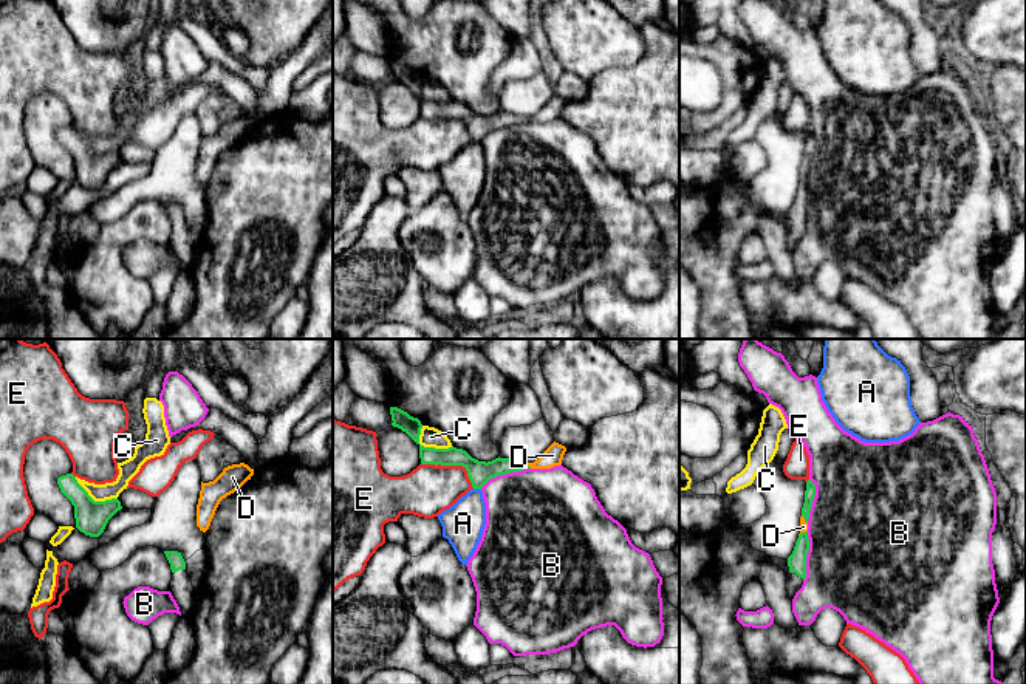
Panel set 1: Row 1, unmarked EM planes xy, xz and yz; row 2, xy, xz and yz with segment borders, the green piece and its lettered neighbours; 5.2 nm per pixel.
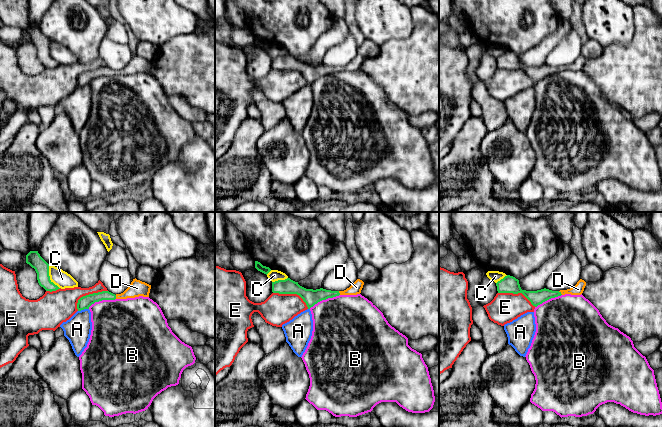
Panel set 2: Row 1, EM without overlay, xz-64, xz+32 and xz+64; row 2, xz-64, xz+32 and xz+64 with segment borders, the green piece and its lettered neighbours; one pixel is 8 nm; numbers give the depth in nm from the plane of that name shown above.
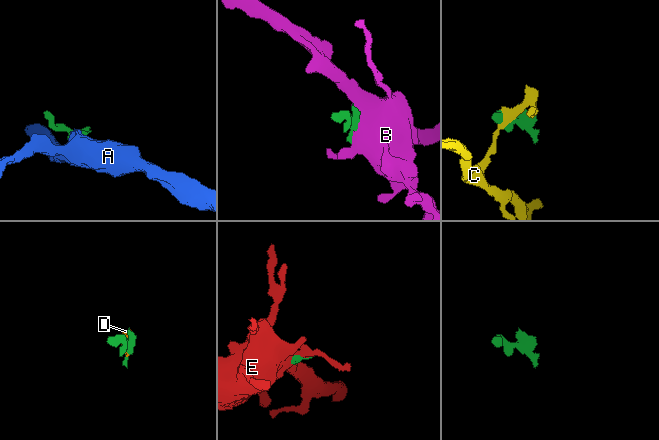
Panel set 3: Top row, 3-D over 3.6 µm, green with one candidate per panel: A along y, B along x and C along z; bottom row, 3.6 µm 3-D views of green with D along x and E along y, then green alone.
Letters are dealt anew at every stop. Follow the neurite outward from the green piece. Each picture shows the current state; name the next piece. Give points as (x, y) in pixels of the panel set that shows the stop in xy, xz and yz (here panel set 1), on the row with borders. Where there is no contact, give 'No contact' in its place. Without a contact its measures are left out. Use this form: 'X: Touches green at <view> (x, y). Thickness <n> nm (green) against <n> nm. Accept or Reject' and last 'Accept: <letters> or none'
A: Touches green at xz (477, 488). Thickness 120 nm (green) against 220 nm. Reject
B: Touches green at yz (807, 554). Thickness 100 nm (green) against 500 nm. Reject
C: Touches green at xz (427, 448). Thickness 100 nm (green) against 110 nm. Reject
D: Touches green at yz (803, 517). Thickness 60 nm (green) against 50 nm. Accept
E: Touches green at xz (452, 465). Thickness 120 nm (green) against 260 nm. Reject
Accept: D

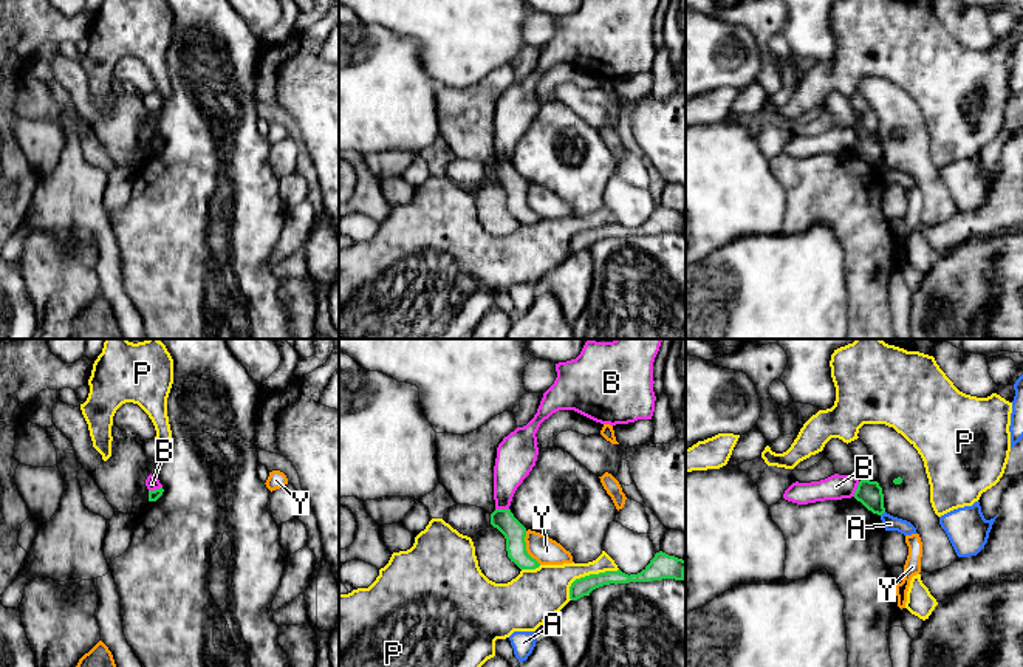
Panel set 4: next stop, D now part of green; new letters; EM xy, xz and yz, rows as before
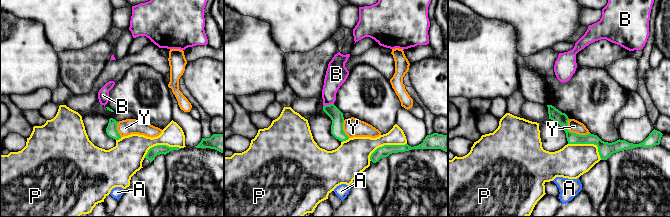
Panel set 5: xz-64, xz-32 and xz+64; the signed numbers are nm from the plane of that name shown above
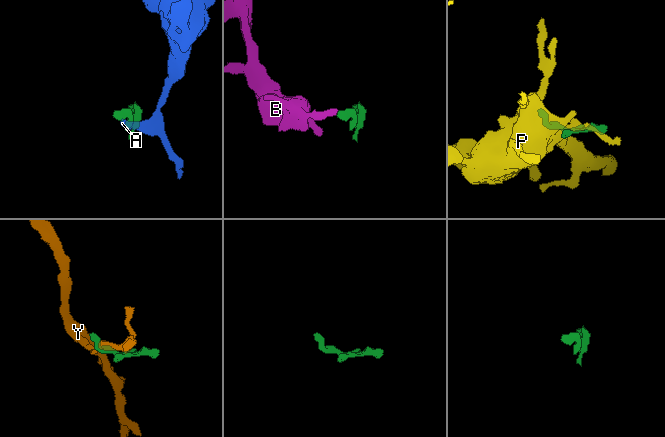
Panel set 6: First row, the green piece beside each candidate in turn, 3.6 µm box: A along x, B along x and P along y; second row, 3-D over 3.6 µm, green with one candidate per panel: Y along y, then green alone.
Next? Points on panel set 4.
A: Touches green at yz (882, 513). Thickness 130 nm (green) against 80 nm. Reject
B: Touches green at yz (856, 489). Thickness 130 nm (green) against 130 nm. Reject
P: Touches green at xz (587, 576). Thickness 100 nm (green) against 260 nm. Reject
Y: Touches green at xz (525, 548). Thickness 120 nm (green) against 140 nm. Reject
Accept: none

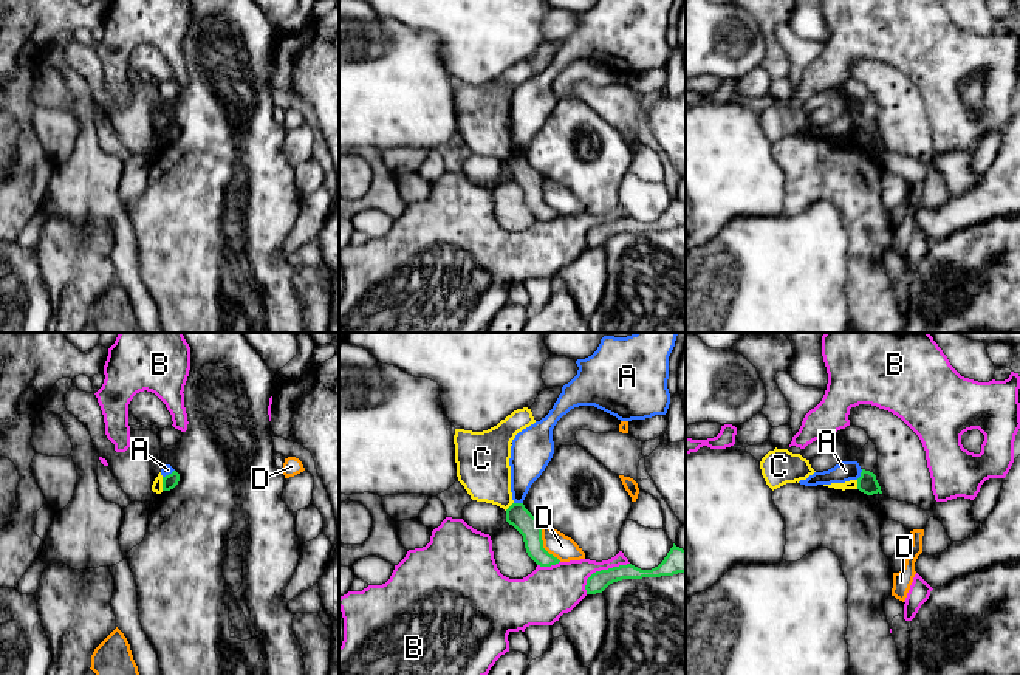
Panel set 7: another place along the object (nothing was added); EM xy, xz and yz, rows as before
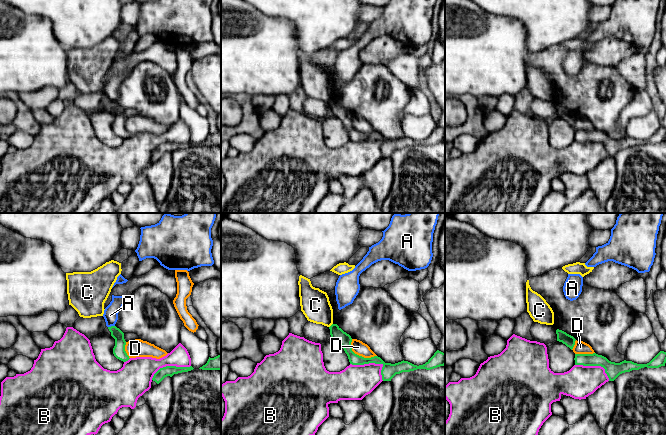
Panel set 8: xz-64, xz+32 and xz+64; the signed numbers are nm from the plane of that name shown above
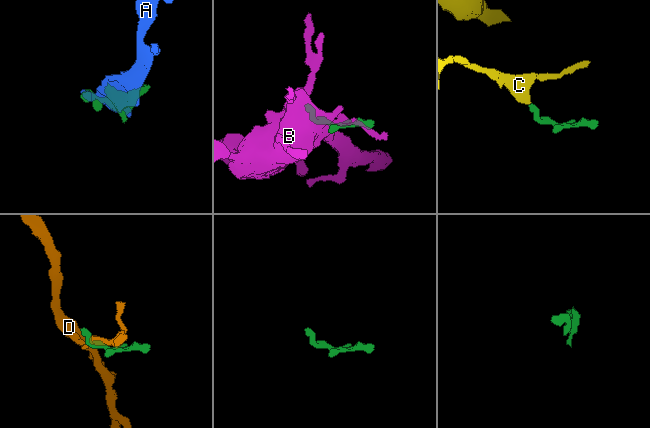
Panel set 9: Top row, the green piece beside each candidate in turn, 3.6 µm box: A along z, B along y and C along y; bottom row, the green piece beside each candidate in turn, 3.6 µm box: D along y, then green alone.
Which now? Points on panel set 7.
A: Touches green at yz (861, 474). Thickness 110 nm (green) against 110 nm. Reject
B: Touches green at xz (601, 570). Thickness 100 nm (green) against 260 nm. Reject
C: Touches green at xy (163, 483). Thickness 80 nm (green) against 60 nm. Reject
D: Touches green at xz (542, 545). Thickness 120 nm (green) against 130 nm. Reject
Accept: none

